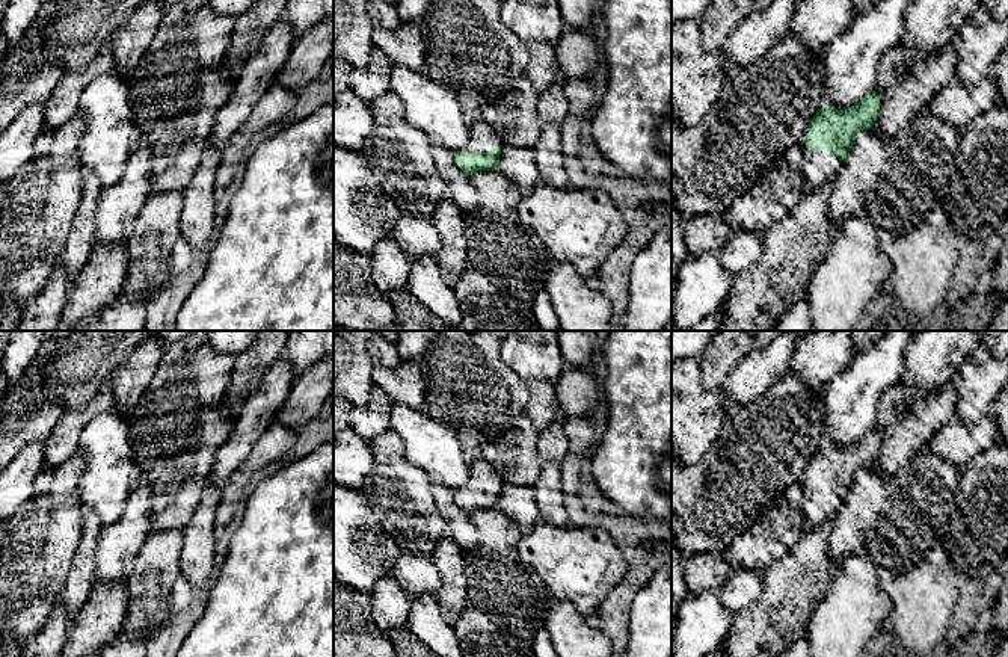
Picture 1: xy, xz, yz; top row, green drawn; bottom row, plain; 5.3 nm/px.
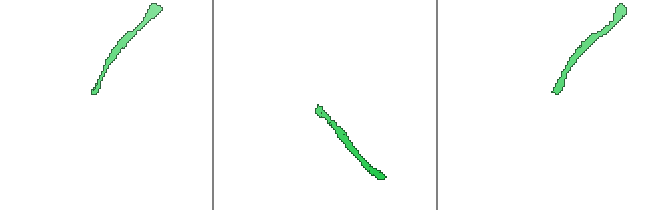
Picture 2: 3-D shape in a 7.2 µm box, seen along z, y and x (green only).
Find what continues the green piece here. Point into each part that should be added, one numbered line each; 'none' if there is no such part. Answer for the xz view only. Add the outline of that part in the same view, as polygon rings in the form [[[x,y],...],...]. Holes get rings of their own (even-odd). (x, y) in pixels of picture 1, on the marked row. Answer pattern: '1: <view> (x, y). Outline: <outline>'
1: xz (482, 136). Outline: [[[474,118],[471,121],[469,139],[460,151],[487,153],[493,148],[495,143],[502,148],[506,140],[486,121]]]

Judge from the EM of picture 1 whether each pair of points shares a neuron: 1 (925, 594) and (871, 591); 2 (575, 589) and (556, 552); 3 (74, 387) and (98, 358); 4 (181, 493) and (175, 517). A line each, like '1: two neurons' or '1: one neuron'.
1: two neurons
2: one neuron
3: one neuron
4: one neuron

